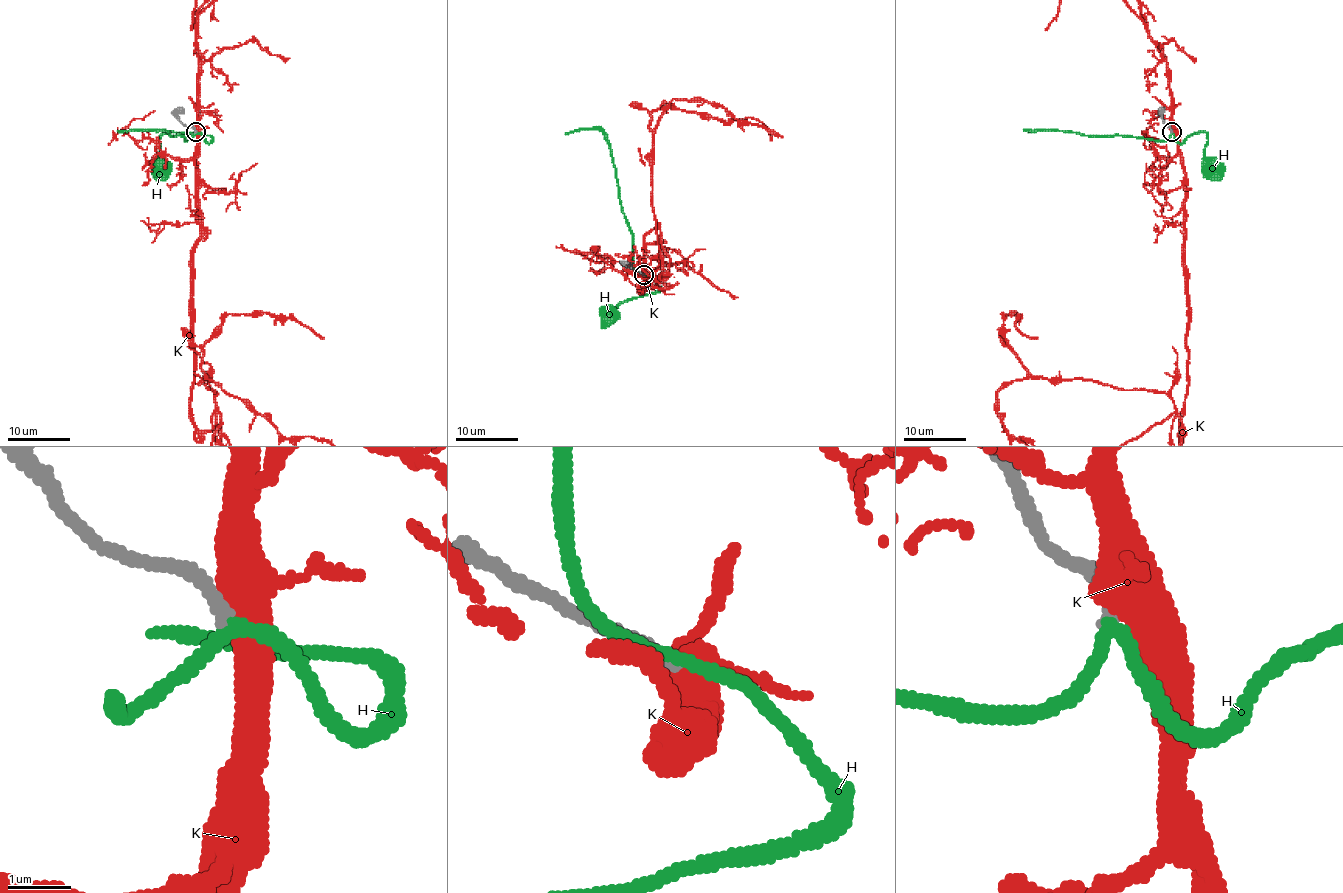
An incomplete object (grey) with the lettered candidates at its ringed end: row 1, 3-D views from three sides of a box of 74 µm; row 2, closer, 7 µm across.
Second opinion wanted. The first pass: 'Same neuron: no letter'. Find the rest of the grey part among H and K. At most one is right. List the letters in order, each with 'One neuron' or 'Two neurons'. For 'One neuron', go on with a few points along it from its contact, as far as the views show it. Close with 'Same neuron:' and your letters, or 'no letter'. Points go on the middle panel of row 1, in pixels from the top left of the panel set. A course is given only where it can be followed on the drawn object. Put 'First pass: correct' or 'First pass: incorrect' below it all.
H: Two neurons
K: Two neurons
Same neuron: no letter
First pass: correct

